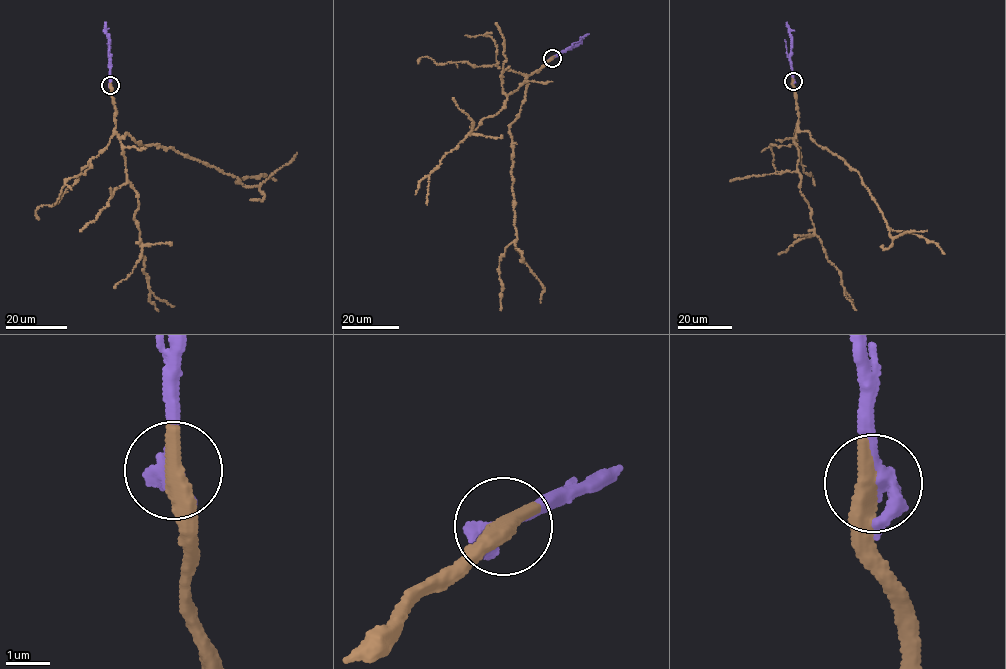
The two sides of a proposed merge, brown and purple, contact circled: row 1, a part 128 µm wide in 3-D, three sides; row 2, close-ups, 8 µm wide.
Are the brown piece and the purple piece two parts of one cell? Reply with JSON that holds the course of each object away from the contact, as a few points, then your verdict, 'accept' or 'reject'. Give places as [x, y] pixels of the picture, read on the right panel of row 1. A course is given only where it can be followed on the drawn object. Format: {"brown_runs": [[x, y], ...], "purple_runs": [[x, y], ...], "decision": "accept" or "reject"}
{"brown_runs": [[793, 81], [799, 131], [808, 131], [817, 144], [844, 159], [858, 171], [887, 227], [938, 243], [945, 254]], "purple_runs": [[793, 81], [790, 60], [791, 36], [786, 22]], "decision": "accept"}

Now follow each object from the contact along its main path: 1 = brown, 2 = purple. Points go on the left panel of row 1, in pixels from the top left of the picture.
1: (110, 85), (121, 137), (173, 147), (236, 182), (264, 174), (276, 180)
2: (110, 85), (109, 35), (105, 22)

